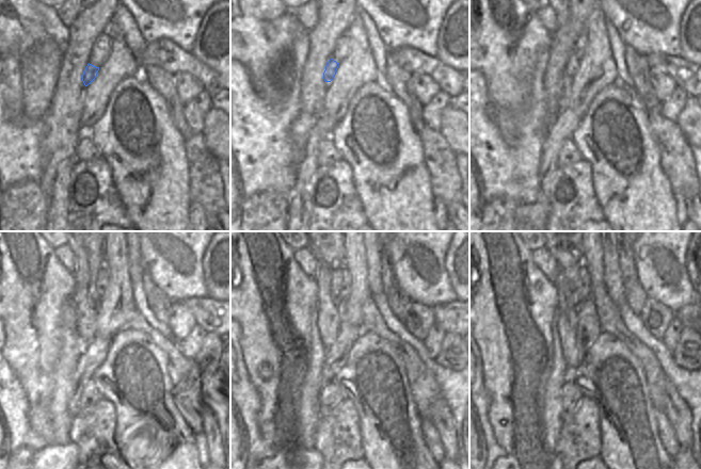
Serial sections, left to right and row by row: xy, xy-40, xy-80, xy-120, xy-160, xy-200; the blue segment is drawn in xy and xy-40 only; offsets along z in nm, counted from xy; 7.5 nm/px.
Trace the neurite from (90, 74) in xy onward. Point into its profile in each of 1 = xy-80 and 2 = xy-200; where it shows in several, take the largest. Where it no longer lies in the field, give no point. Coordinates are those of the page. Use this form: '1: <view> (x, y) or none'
1: xy-80 (572, 66)
2: xy-200 (568, 254)

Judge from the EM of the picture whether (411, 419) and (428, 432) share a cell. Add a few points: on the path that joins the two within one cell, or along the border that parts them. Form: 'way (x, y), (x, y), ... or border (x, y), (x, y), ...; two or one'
border (420, 419), (420, 432), (425, 445), (430, 450); two

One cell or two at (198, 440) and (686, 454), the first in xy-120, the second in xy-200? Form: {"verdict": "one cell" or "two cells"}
{"verdict": "two cells"}

